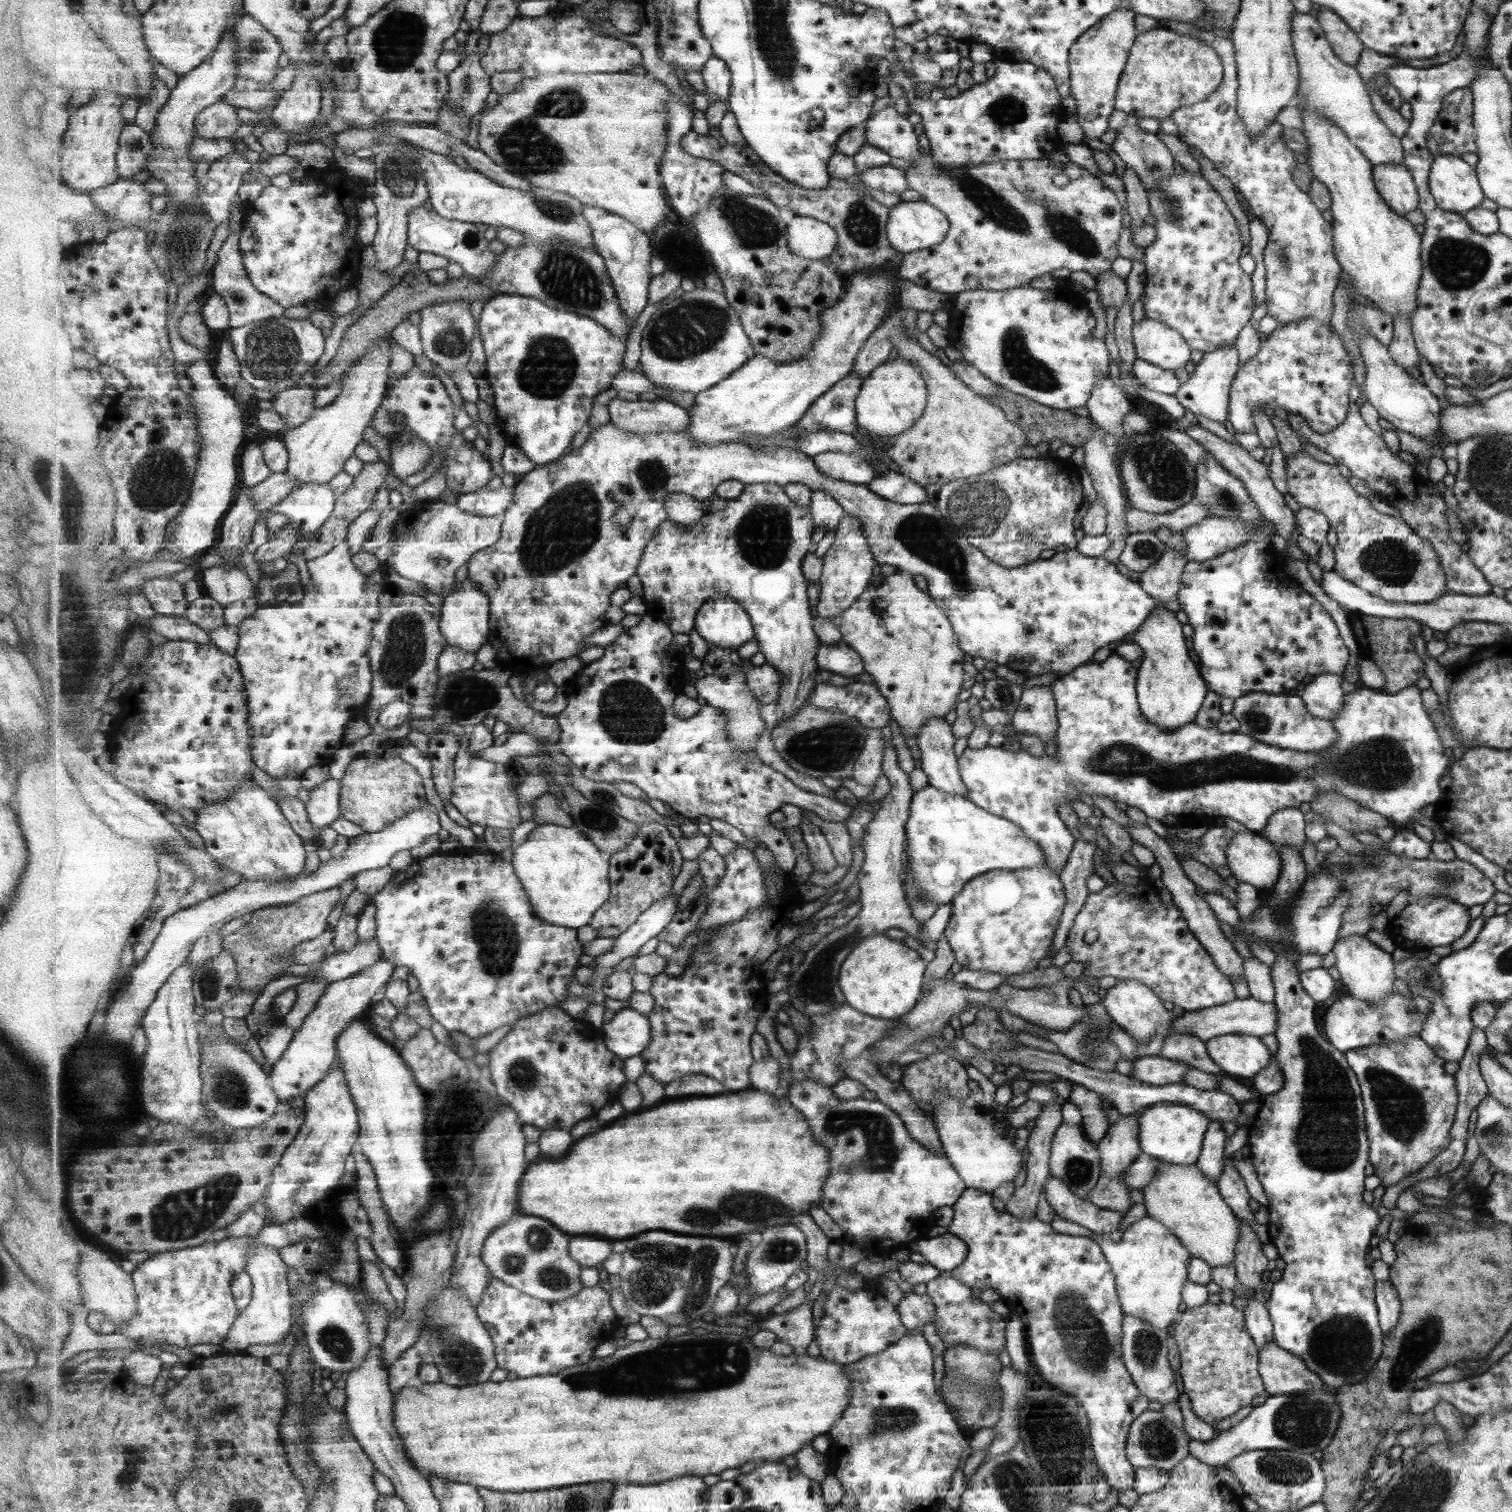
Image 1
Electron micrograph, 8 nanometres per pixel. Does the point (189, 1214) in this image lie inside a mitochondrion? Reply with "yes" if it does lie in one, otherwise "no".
yes

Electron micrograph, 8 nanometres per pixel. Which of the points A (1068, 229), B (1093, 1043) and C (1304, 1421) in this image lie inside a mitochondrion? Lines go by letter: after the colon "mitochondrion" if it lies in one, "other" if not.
A: mitochondrion
B: mitochondrion
C: mitochondrion

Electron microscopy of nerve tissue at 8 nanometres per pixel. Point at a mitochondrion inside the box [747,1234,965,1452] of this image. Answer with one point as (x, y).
(897, 1418)

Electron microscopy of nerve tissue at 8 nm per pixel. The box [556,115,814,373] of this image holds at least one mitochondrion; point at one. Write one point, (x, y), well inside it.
(687, 329)

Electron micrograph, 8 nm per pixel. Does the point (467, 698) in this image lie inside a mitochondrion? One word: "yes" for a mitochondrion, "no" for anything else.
yes

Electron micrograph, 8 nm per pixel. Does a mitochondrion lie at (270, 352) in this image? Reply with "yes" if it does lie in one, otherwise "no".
yes

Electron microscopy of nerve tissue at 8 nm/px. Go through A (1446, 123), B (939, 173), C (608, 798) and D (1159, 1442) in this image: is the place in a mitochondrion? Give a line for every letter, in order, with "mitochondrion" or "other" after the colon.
A: other
B: mitochondrion
C: mitochondrion
D: mitochondrion

